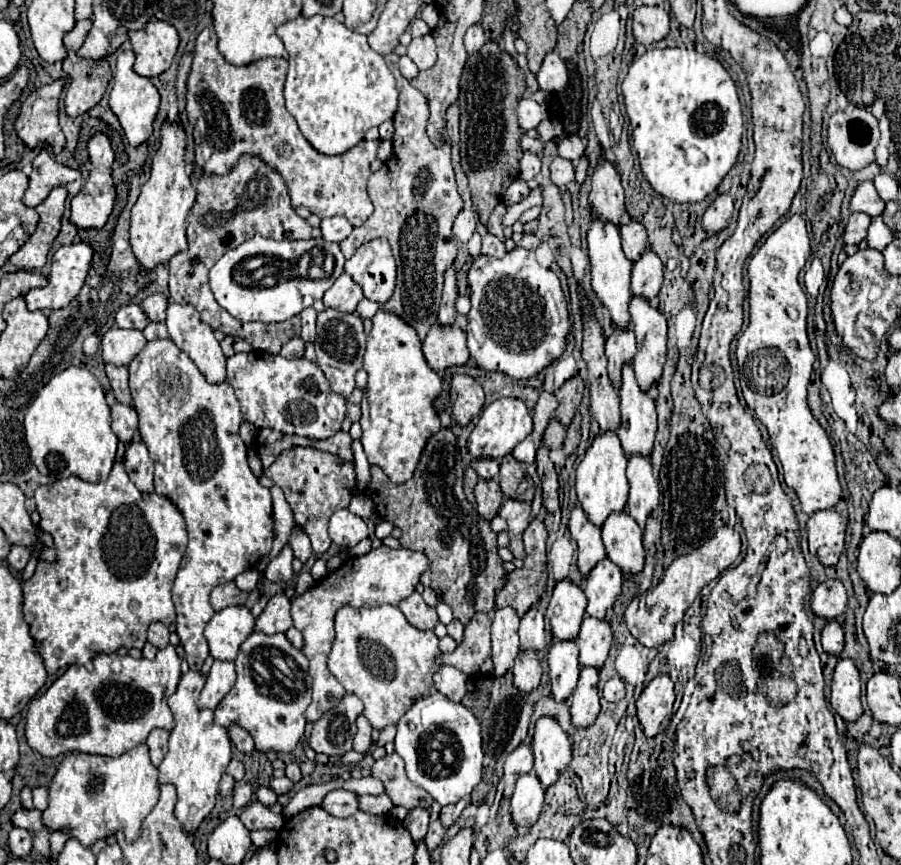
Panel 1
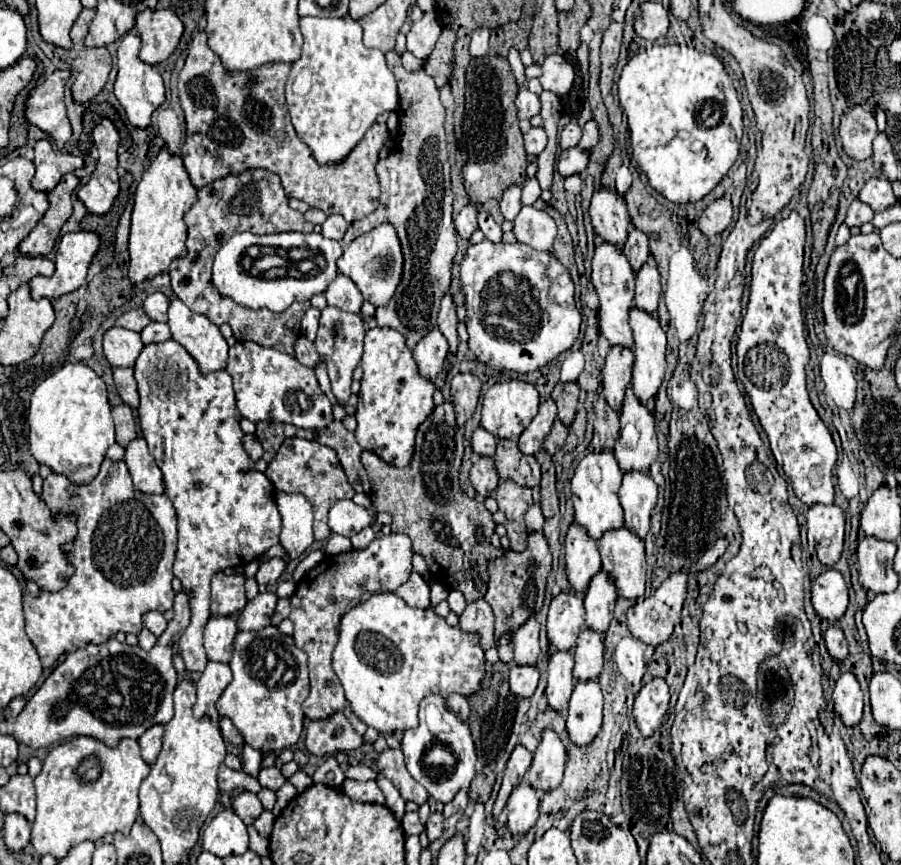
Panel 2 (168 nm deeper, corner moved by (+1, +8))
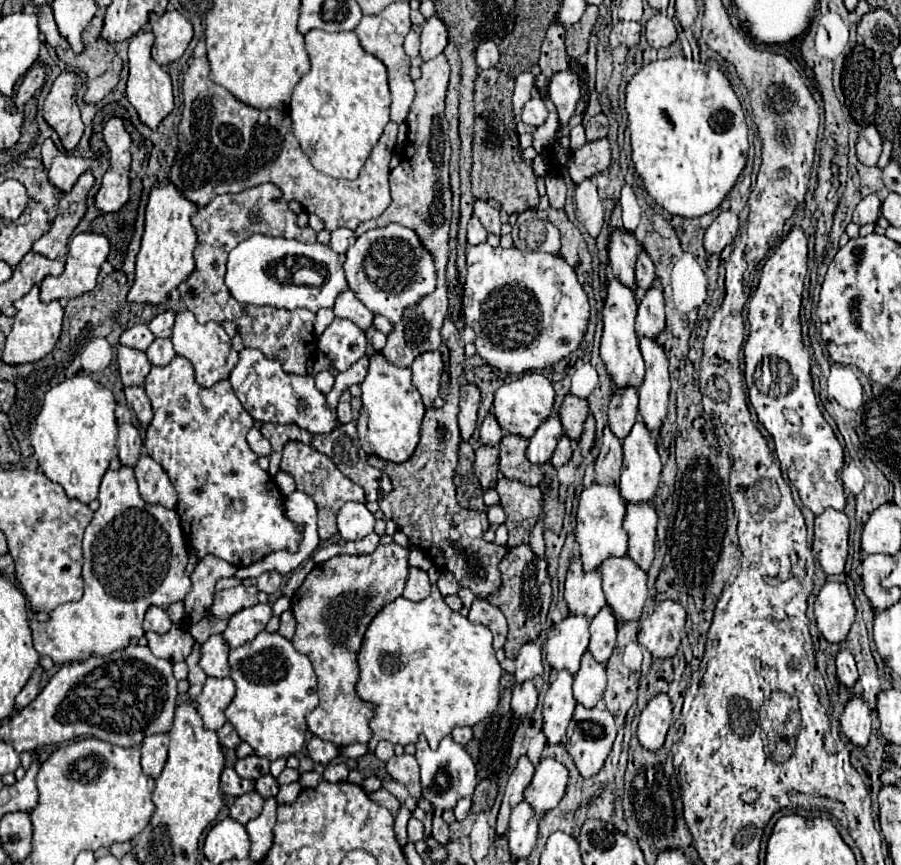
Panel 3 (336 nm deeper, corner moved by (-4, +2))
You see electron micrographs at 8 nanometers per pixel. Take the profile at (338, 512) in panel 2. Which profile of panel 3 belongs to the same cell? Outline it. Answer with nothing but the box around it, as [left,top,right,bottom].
[337,502,375,540]

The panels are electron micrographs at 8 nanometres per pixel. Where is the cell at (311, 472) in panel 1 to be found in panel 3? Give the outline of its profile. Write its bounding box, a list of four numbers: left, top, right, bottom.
[281,442,365,540]

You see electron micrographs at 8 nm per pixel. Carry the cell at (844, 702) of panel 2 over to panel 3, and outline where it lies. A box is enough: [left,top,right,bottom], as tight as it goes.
[841,696,871,748]

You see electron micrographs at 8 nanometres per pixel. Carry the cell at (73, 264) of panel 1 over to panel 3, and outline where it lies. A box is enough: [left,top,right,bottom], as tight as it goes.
[41,232,109,302]

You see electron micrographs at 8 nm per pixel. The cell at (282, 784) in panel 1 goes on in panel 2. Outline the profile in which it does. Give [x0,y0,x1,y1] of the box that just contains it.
[258,768,286,790]

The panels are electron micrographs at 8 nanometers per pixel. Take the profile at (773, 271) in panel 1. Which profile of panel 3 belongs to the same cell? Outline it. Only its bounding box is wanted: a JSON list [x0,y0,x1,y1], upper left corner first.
[745,226,845,516]

